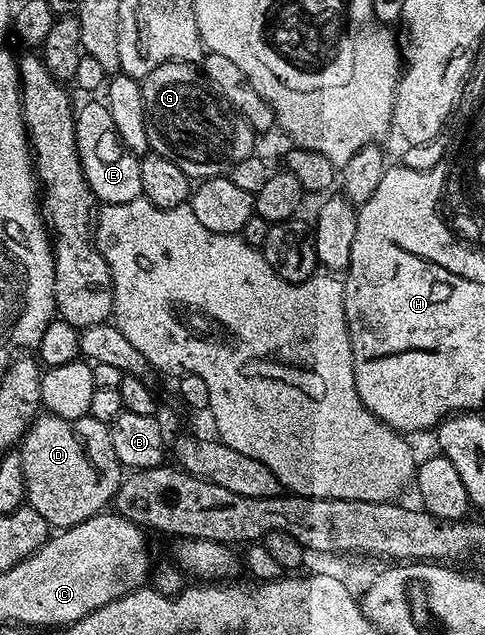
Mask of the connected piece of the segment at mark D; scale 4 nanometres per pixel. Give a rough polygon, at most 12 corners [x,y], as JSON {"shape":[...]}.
{"shape":[[41,412],[18,452],[27,508],[60,531],[122,480],[112,430]]}

